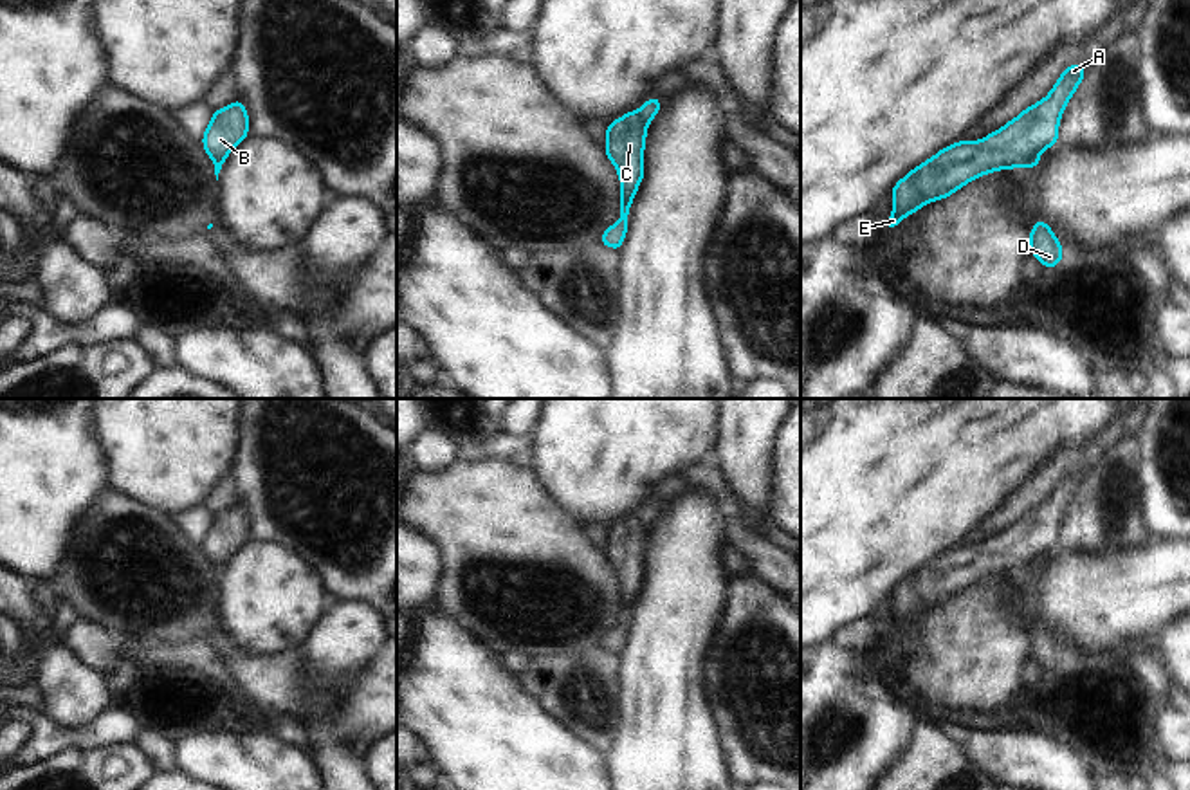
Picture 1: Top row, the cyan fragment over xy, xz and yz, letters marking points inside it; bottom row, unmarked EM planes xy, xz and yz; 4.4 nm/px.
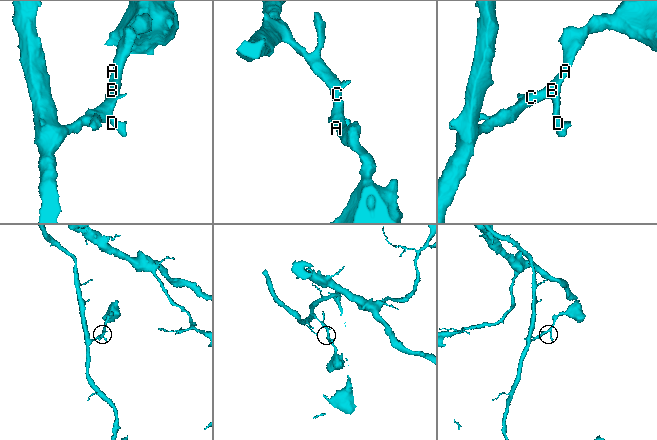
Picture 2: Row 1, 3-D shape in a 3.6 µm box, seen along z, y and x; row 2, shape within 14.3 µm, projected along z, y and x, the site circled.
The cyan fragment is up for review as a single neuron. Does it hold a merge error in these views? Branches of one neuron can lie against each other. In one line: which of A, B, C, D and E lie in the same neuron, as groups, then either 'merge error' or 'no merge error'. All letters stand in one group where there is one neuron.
A B C E / D; merge error

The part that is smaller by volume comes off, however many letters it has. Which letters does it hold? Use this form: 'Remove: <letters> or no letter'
Remove: D.

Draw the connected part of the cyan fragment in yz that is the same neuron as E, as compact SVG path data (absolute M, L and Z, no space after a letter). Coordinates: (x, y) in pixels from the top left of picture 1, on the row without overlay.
M1073 465L1044 503L1022 514L1002 532L979 545L956 545L911 574L891 593L894 610L885 633L891 637L905 620L929 606L950 601L981 579L1026 572L1033 561L1055 550L1062 518L1085 476Z

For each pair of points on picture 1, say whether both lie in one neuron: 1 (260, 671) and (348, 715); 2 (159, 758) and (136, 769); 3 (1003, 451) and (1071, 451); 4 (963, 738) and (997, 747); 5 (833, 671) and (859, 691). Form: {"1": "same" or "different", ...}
{"1": "same", "2": "different", "3": "different", "4": "same", "5": "same"}

